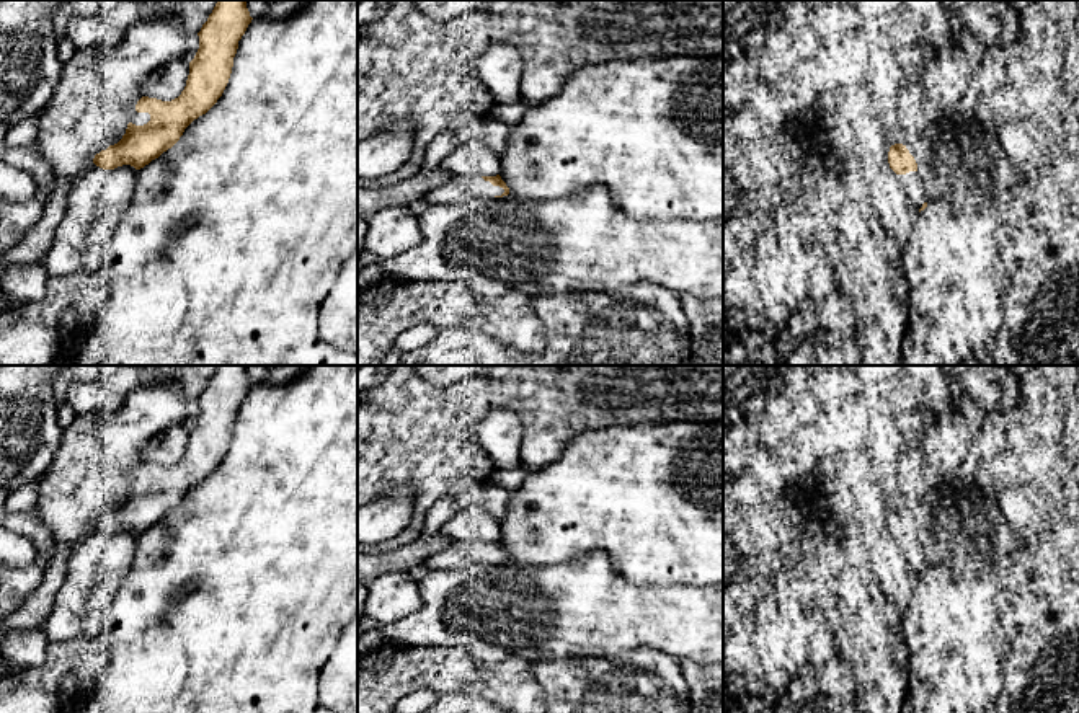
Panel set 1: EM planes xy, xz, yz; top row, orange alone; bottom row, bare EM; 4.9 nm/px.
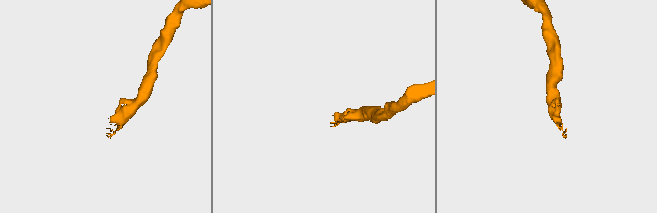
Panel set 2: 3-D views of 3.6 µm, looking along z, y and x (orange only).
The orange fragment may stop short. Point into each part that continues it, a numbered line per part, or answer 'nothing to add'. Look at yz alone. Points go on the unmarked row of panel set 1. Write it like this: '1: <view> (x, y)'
1: yz (911, 547)

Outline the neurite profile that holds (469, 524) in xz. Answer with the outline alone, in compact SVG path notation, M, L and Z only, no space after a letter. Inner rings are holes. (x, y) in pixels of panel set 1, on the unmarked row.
M477 506L459 507L441 529L451 543L457 542L496 542L501 538L500 520Z

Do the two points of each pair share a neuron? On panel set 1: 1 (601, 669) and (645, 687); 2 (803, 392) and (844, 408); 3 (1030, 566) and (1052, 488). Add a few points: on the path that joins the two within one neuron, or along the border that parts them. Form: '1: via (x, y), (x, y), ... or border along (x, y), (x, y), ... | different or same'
1: via (612, 681), (634, 684) | same
2: border along (821, 405), (810, 420), (800, 423) | different
3: border along (1045, 493), (1053, 501) | different

